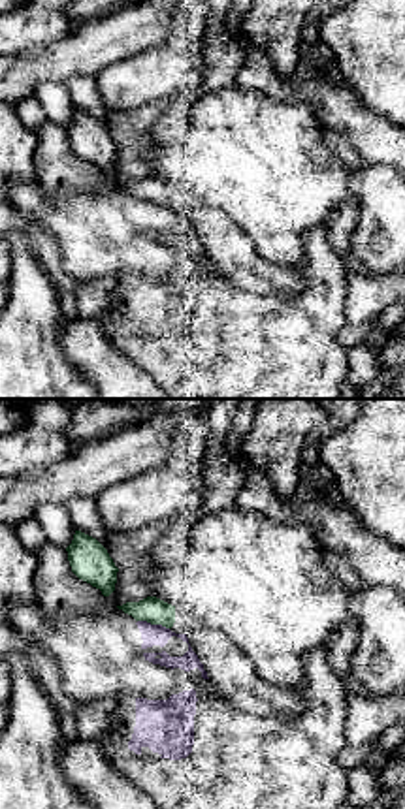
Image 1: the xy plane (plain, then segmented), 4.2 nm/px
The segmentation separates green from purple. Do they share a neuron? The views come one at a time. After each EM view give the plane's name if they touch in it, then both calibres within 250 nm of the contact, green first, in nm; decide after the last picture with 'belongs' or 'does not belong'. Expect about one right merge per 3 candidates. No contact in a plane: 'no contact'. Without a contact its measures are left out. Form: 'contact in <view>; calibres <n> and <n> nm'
contact in xy; calibres 120 and 100 nm

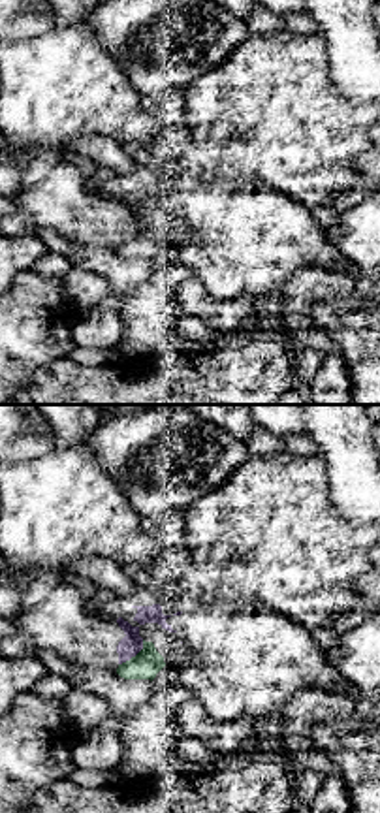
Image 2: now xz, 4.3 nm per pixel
contact in xz; calibres 120 and 90 nm

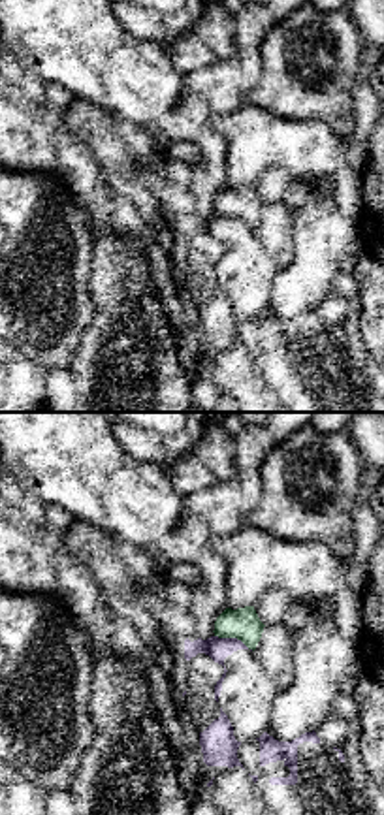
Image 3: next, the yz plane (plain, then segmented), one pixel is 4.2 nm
contact in yz; calibres 140 and 100 nm

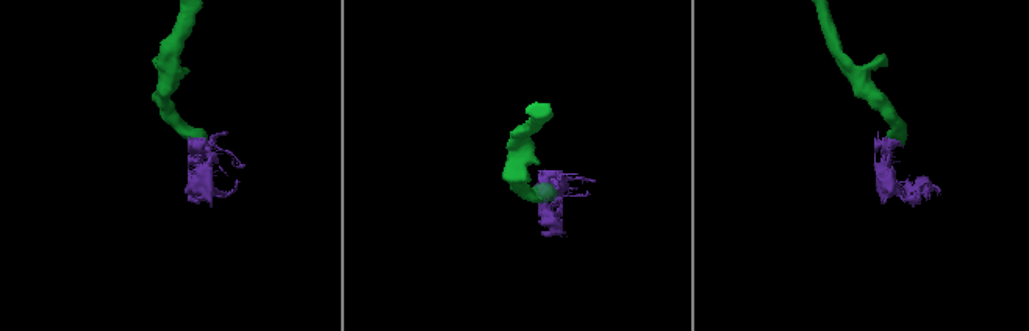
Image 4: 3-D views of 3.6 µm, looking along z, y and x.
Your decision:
does not belong

